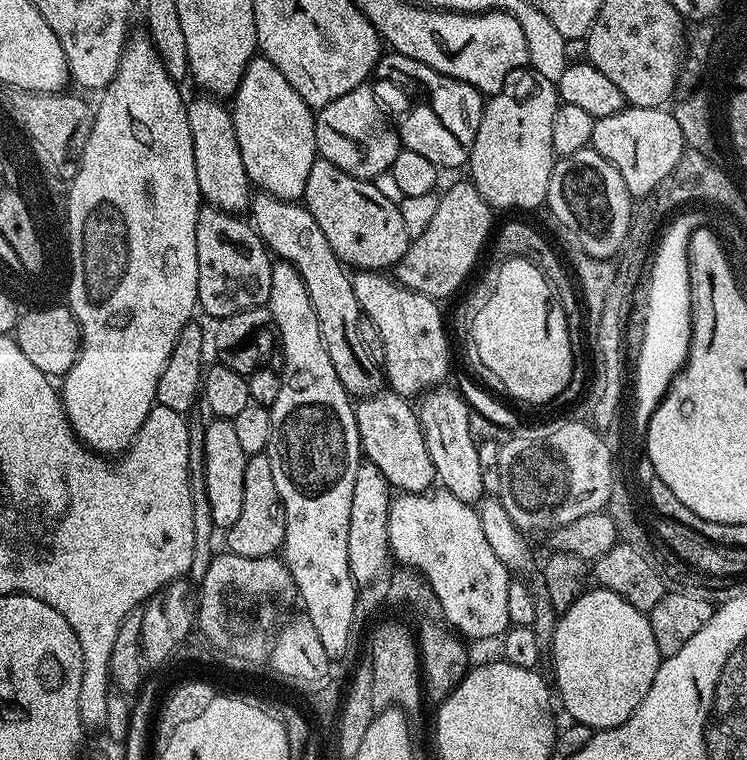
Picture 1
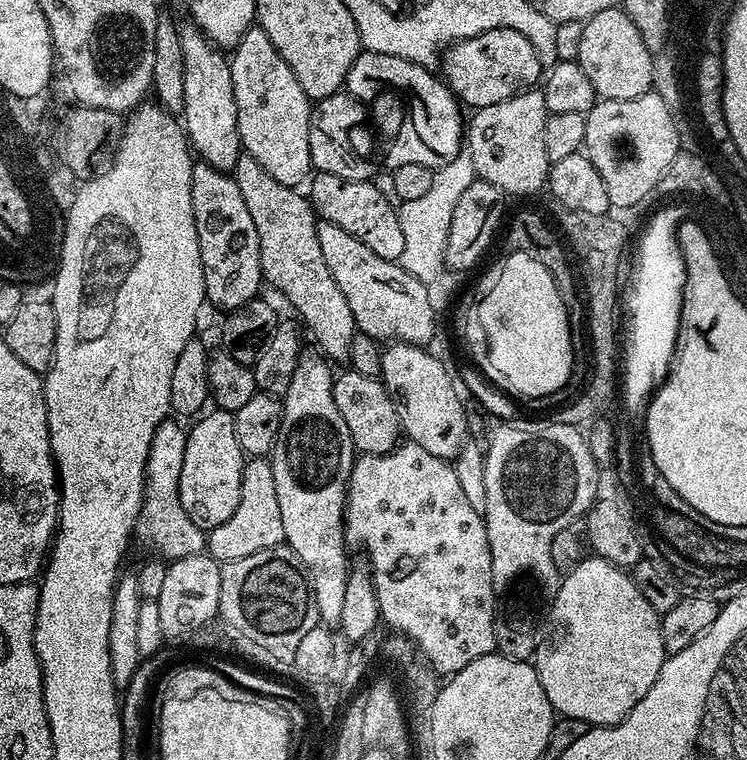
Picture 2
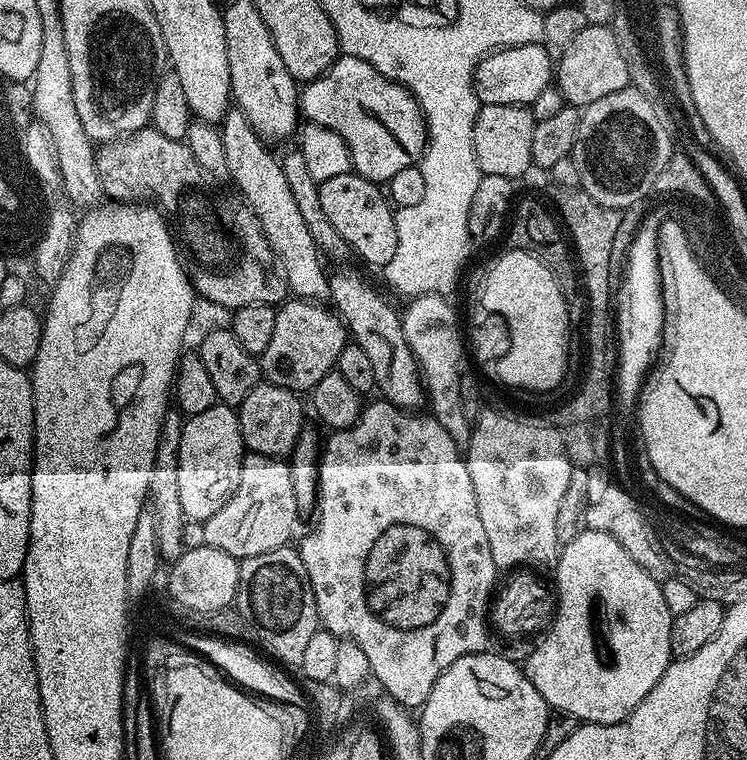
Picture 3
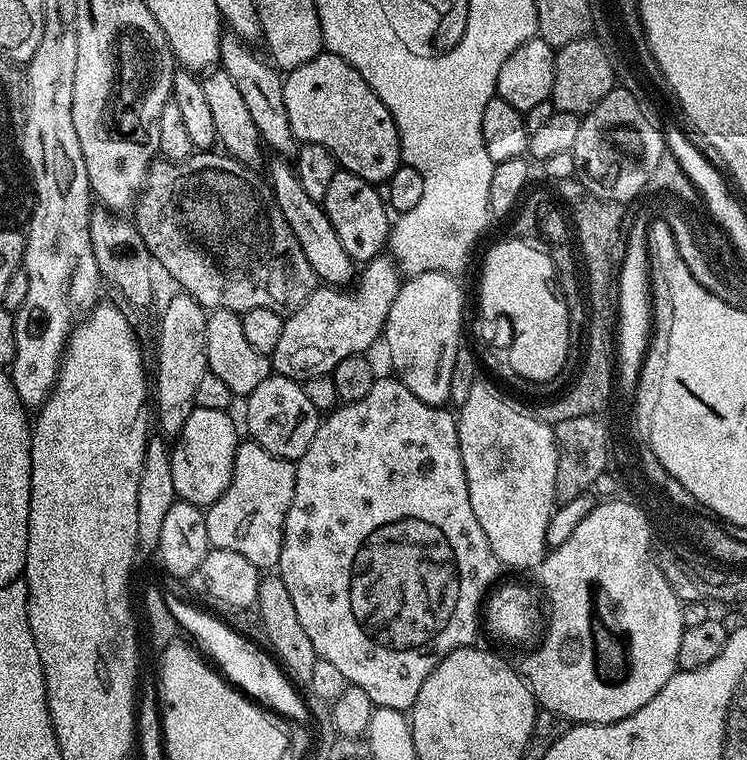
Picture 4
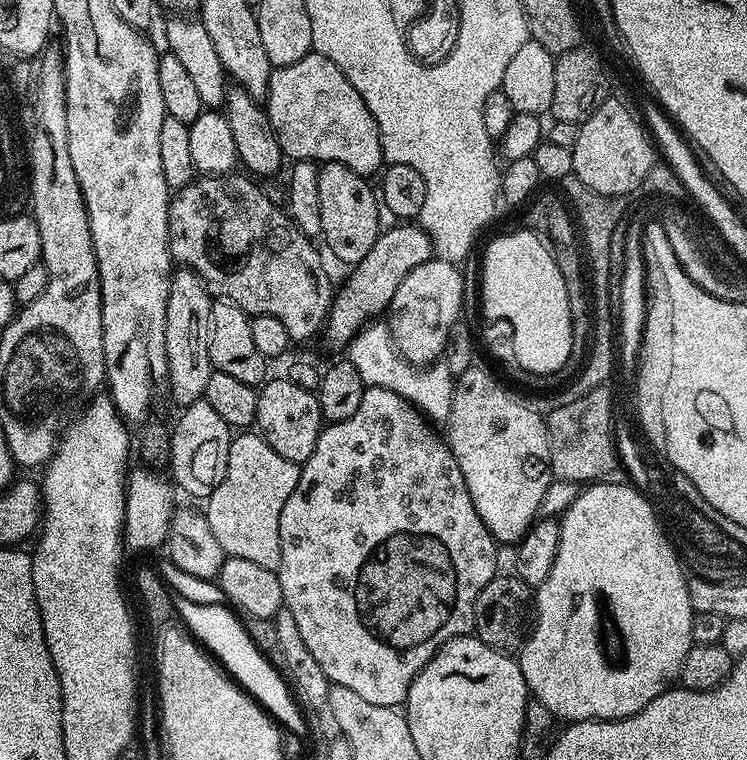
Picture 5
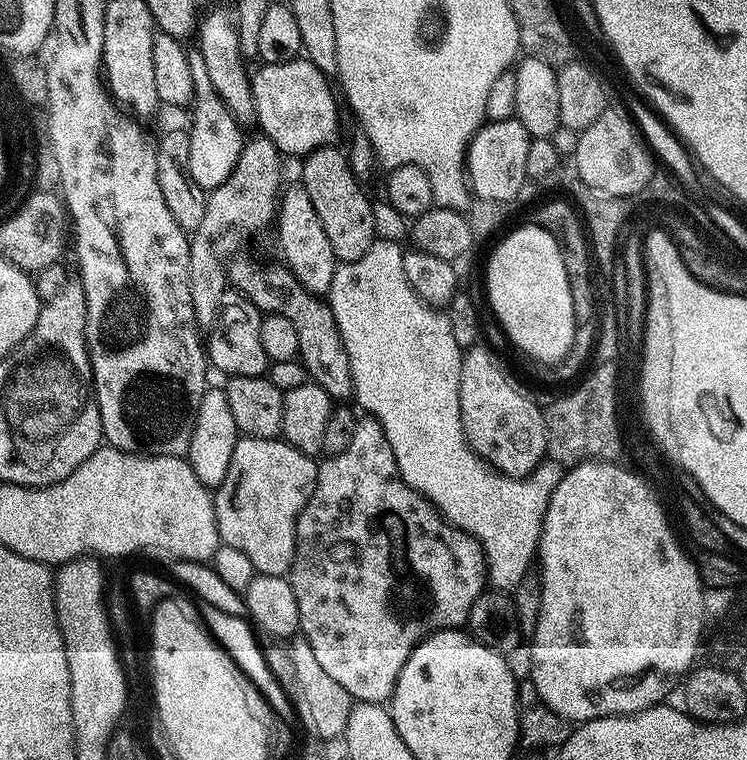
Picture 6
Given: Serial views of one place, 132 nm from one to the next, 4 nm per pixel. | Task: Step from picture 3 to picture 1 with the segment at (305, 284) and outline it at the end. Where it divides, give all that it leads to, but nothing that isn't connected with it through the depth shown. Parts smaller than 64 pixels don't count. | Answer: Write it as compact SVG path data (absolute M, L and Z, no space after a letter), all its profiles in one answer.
M257 191L250 201L250 223L253 230L262 238L273 257L287 260L302 274L302 282L306 282L306 294L310 294L310 302L314 306L314 314L318 314L318 328L322 330L322 342L326 342L326 354L330 354L330 362L334 366L334 374L338 374L338 382L353 398L372 396L385 387L386 377L381 365L376 364L362 347L362 338L358 338L358 322L361 310L358 298L354 298L354 286L349 269L343 260L338 259L334 250L330 250L330 242L326 242L326 234L314 222L314 214L295 200L279 200L270 194Z

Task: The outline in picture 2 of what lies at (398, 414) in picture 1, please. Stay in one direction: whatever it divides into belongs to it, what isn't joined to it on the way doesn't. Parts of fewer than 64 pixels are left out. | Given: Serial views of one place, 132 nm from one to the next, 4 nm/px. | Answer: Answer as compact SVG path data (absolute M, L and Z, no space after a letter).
M351 370L337 375L332 381L334 390L334 406L346 418L346 430L350 430L352 444L357 453L365 456L383 456L392 451L402 440L402 429L398 410L394 406L392 396L385 390L383 379L366 378L366 374L358 374Z

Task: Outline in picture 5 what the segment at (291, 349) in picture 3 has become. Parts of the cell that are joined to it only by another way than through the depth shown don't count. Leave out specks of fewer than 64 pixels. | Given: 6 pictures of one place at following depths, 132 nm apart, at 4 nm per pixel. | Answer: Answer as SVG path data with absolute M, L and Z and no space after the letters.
M396 222L393 228L385 227L380 233L380 237L374 242L374 246L370 250L370 254L366 254L366 258L362 258L362 262L358 262L351 269L352 272L348 276L348 281L344 284L344 289L337 291L332 298L332 308L328 311L328 322L324 326L322 333L323 339L328 339L334 347L343 349L351 344L352 339L360 333L361 328L365 327L369 322L375 321L379 312L389 311L392 308L392 299L398 290L398 286L402 286L402 278L406 278L406 274L410 274L410 270L414 270L414 266L422 266L422 262L433 259L432 240L424 233L424 229L416 222Z

